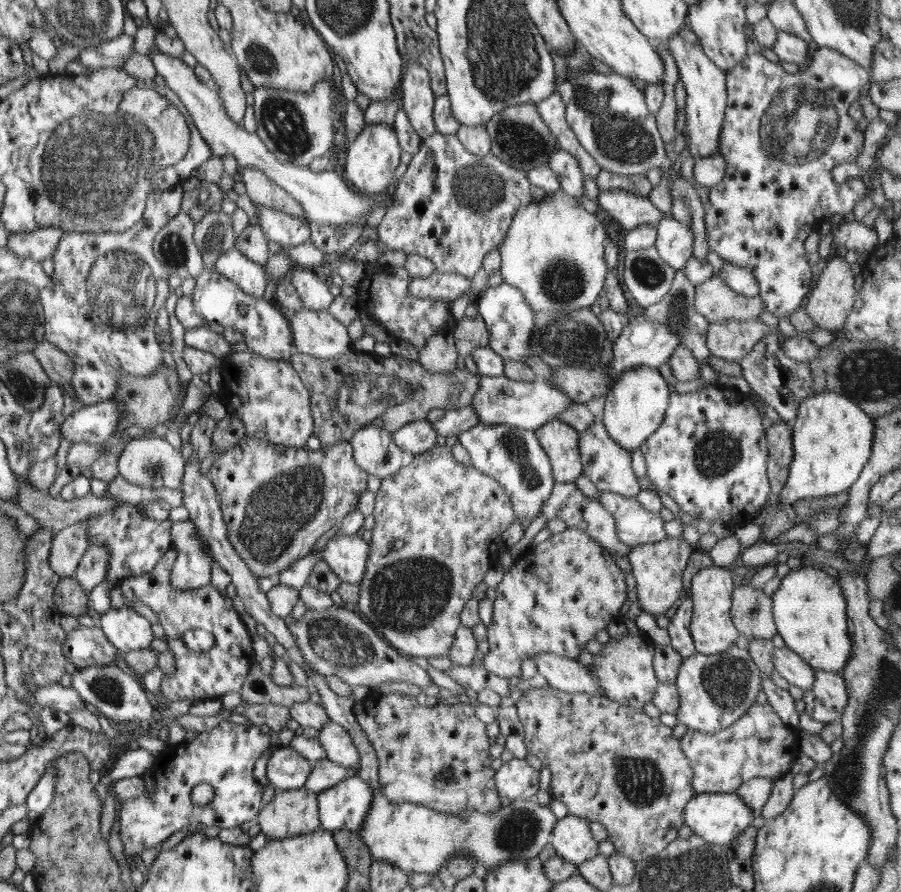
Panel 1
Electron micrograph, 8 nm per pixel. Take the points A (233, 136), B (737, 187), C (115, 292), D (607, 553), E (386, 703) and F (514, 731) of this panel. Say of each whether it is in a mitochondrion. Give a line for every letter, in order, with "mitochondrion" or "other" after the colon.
A: other
B: other
C: mitochondrion
D: other
E: other
F: other

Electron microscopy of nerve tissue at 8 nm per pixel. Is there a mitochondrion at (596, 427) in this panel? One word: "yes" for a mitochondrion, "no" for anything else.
no

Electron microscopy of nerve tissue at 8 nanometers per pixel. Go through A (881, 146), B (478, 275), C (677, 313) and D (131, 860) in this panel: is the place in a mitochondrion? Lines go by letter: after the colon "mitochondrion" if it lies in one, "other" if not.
A: other
B: other
C: mitochondrion
D: other

